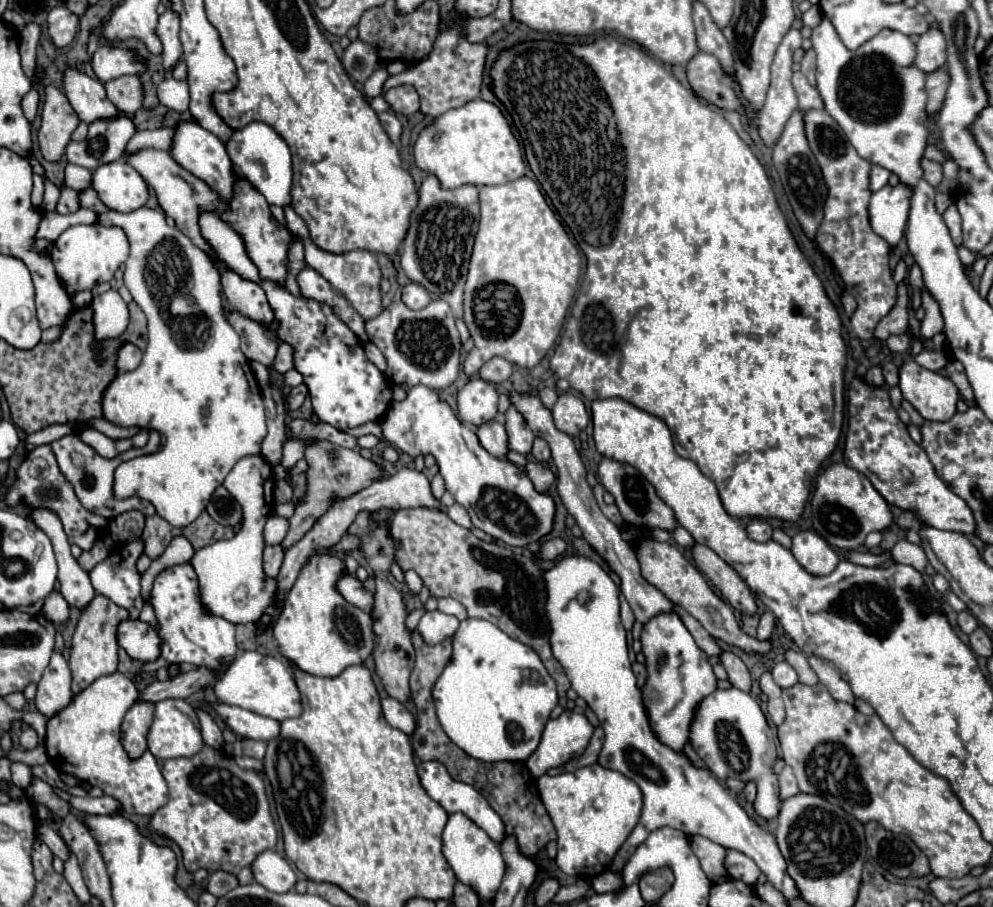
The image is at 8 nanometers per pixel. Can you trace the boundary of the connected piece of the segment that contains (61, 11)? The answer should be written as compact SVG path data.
M64 4L50 10L48 32L52 36L54 46L58 46L58 48L68 46L76 36L76 28L78 28L78 16L72 14Z

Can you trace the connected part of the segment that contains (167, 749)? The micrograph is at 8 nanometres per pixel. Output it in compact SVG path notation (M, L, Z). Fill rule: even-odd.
M166 700L154 706L154 720L148 730L148 750L158 760L194 756L202 746L204 740L200 736L200 722L196 718L194 708L186 700Z

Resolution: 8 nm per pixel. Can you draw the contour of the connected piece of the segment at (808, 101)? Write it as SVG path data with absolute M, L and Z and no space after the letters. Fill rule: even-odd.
M794 72L792 76L792 86L798 96L798 108L800 110L810 110L810 108L824 108L822 98L816 88L812 88L802 72Z

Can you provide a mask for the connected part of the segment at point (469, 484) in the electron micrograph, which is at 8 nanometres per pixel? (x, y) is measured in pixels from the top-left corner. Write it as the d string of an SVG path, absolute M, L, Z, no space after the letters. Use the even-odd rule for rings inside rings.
M428 386L410 388L406 400L392 402L384 414L382 432L390 444L410 454L432 454L440 466L440 474L446 480L446 490L454 500L464 506L472 518L472 524L494 540L506 546L528 546L540 542L552 532L556 504L552 496L534 490L526 472L508 462L506 458L496 458L488 454L472 428L462 424L452 408L438 400L438 394Z

